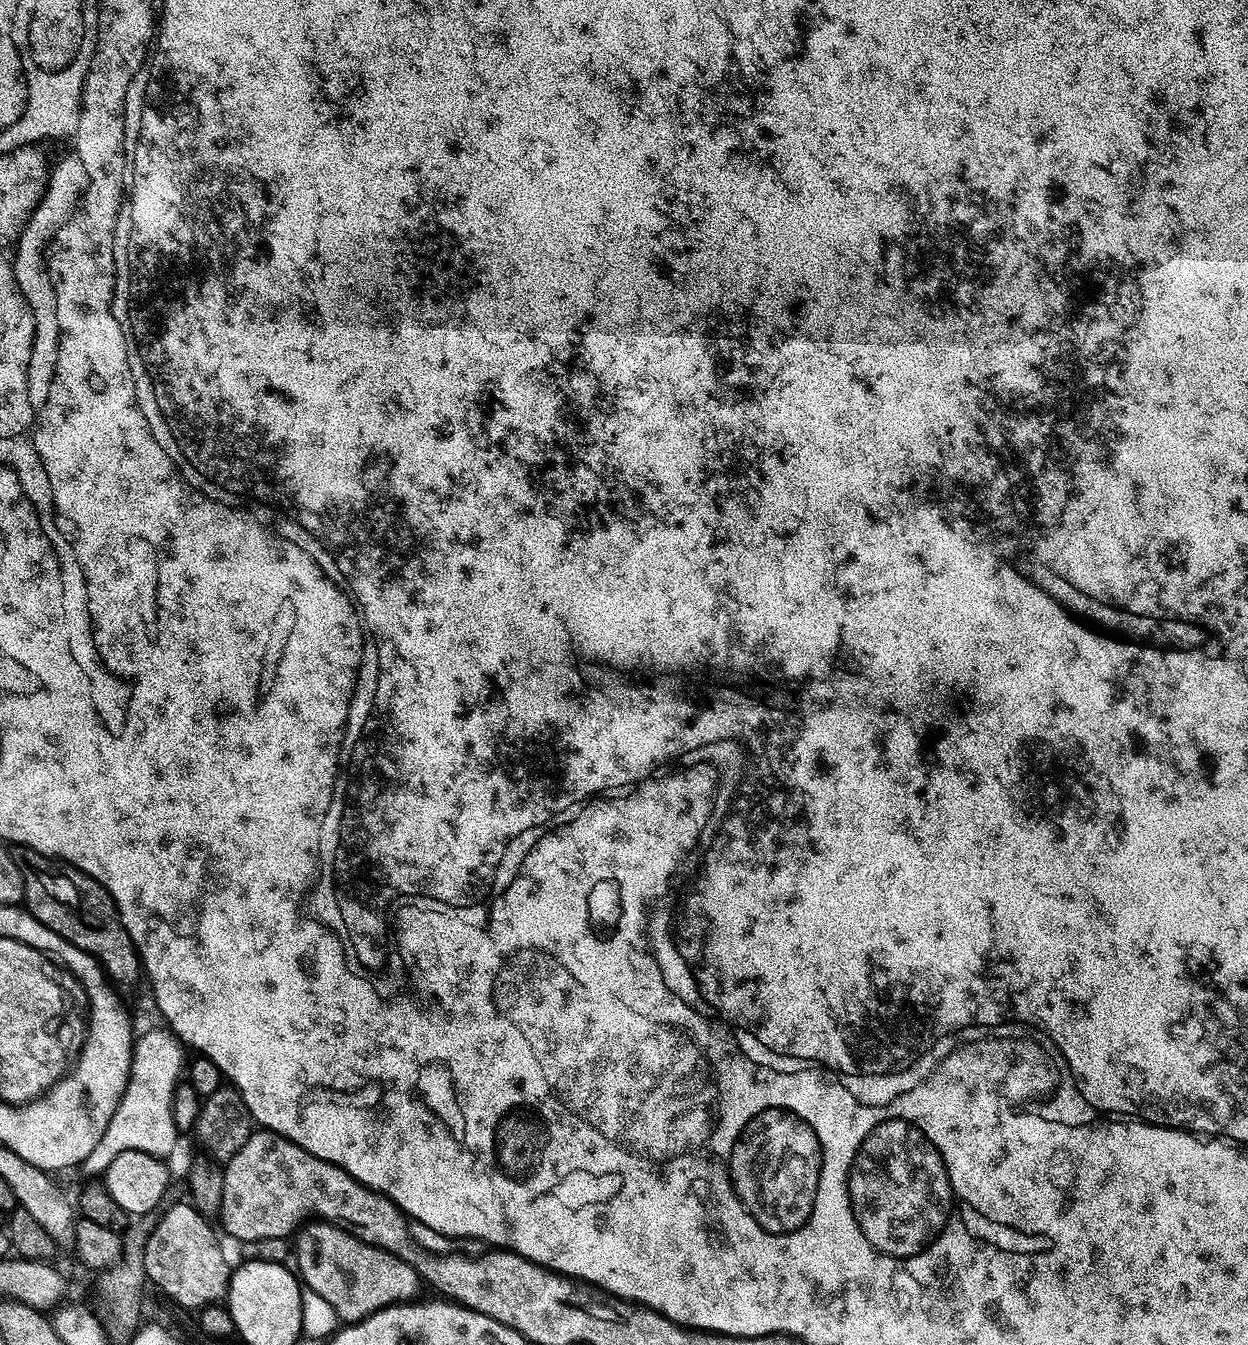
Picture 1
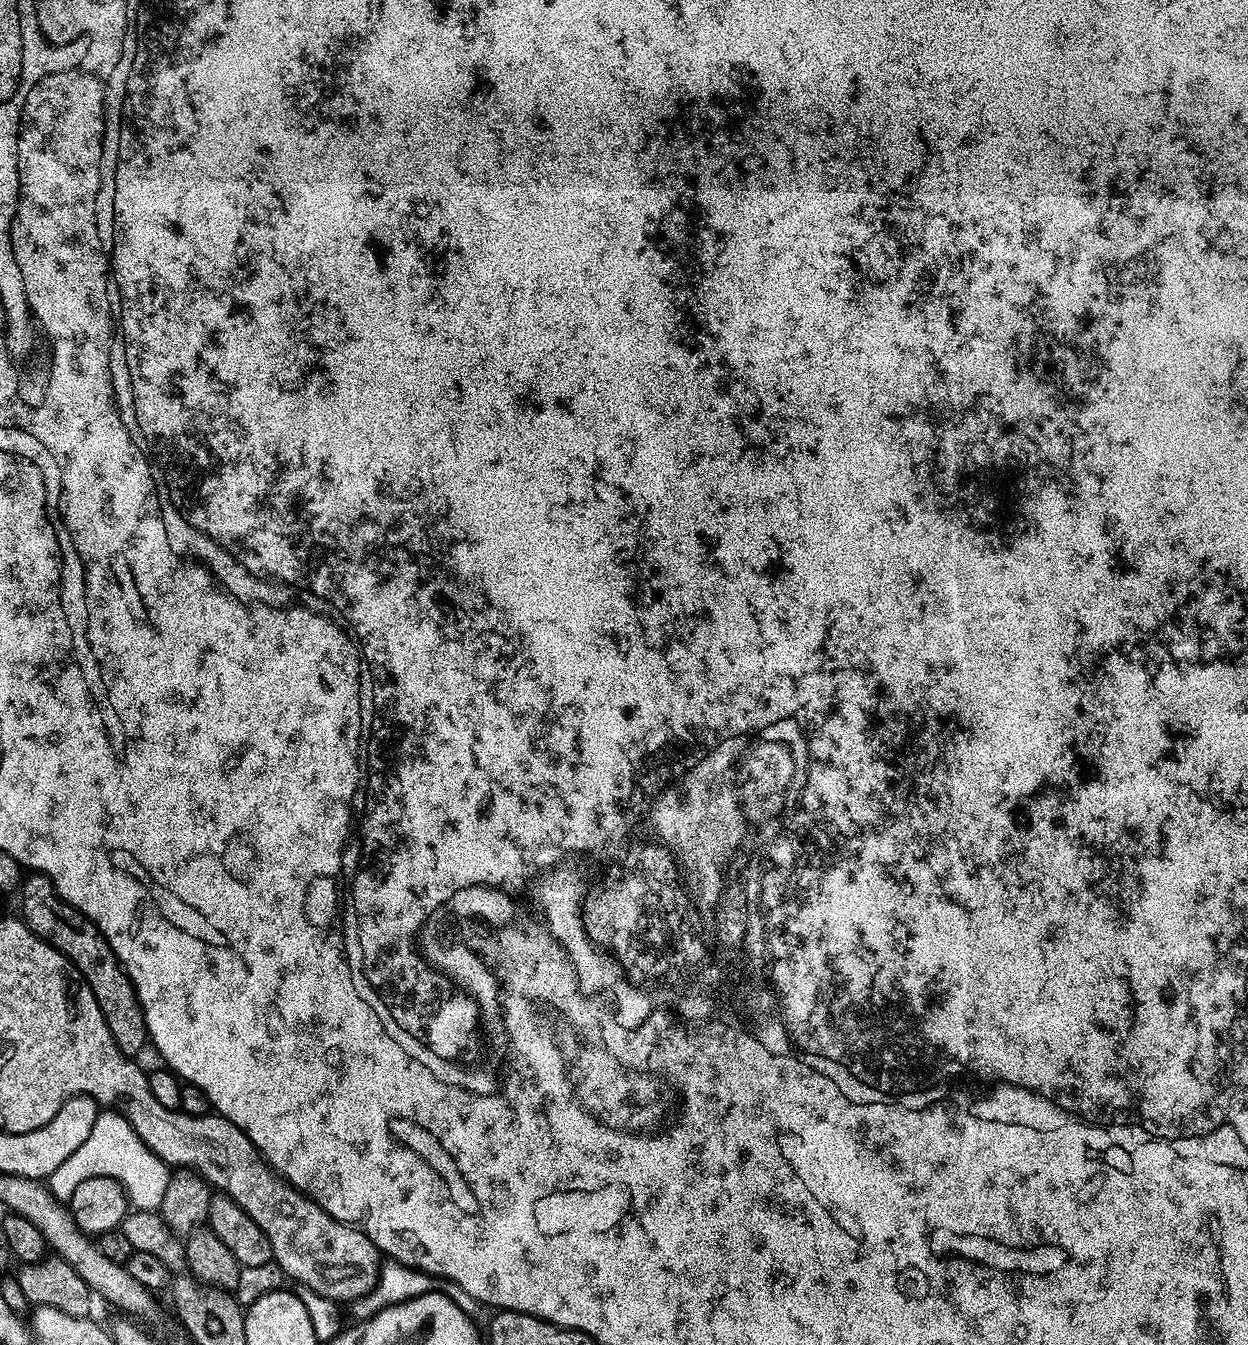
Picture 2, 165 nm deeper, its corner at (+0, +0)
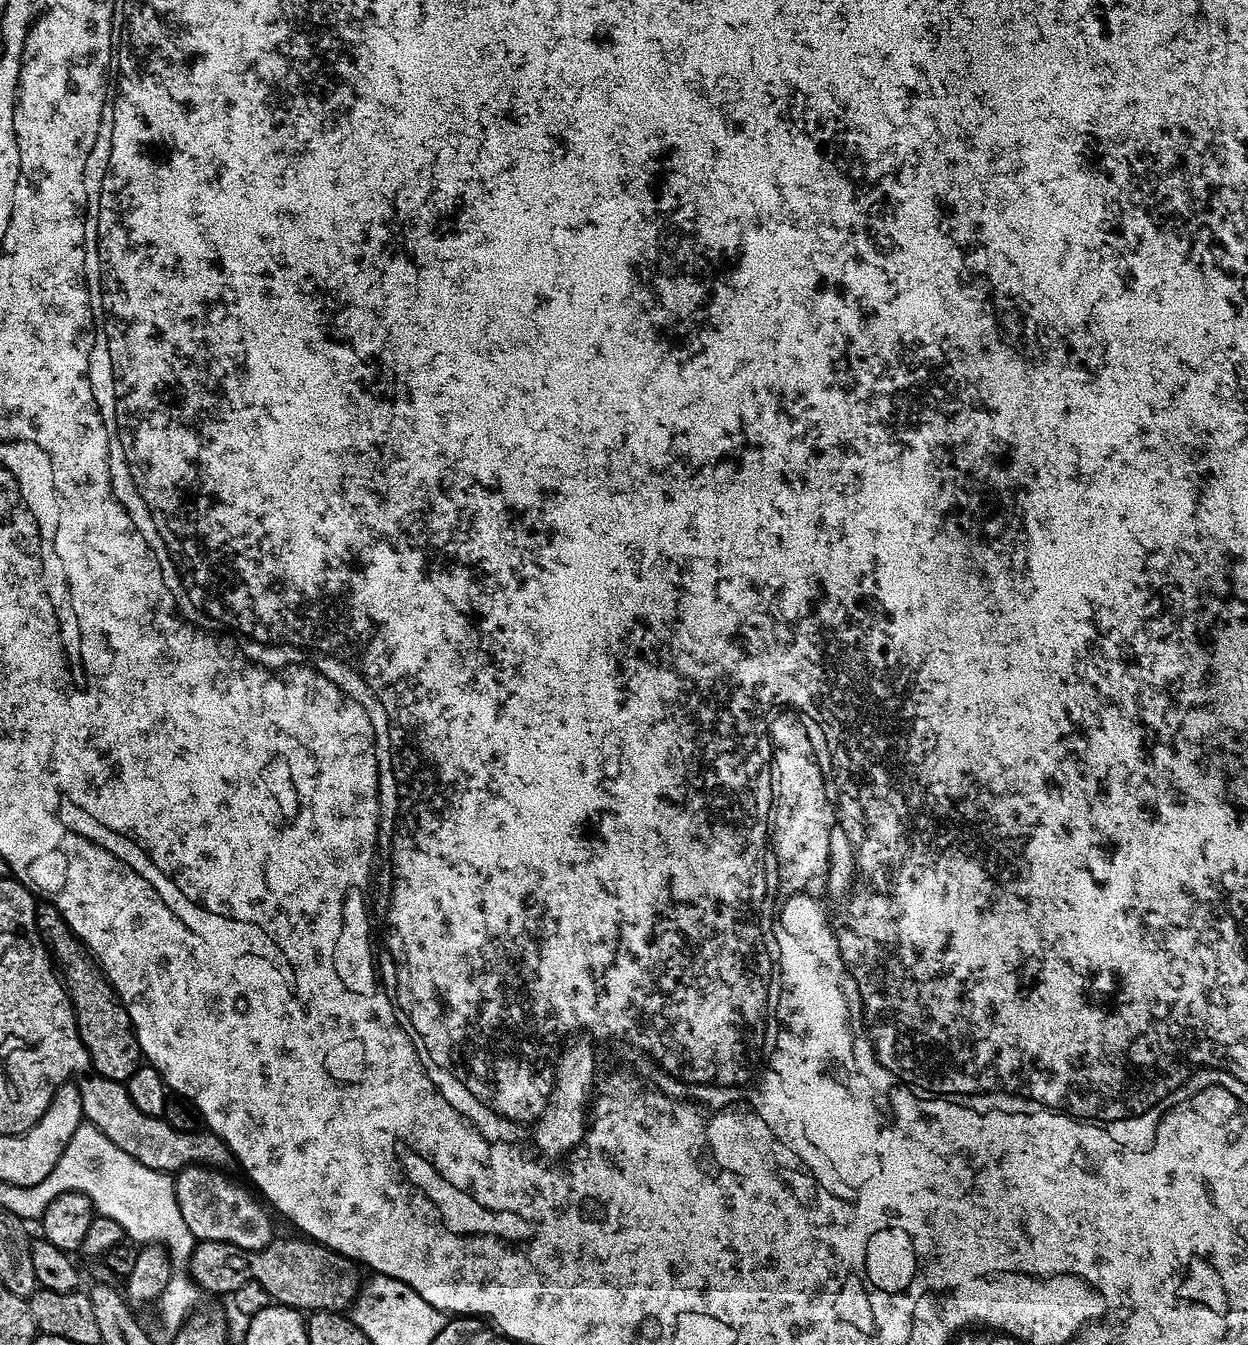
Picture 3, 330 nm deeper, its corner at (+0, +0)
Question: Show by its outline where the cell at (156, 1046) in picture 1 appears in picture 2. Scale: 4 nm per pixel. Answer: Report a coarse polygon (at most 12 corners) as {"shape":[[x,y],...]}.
{"shape":[[119,1111],[47,1177],[68,1202],[95,1176],[120,1183],[133,1209],[156,1210],[170,1168]]}

